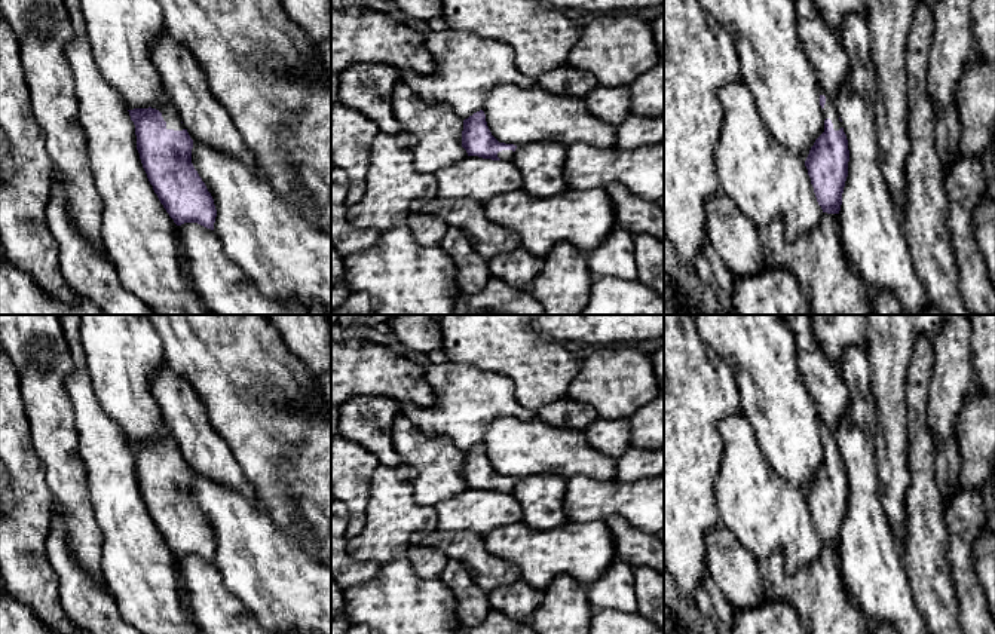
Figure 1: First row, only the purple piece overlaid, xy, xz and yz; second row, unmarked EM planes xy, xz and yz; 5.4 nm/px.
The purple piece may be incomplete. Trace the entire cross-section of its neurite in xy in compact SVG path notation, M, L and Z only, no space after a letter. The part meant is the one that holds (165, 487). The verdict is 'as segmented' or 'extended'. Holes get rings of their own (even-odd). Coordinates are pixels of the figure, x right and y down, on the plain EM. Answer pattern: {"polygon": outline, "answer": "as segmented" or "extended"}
{"polygon": "M160 434L149 441L128 444L135 457L137 483L143 500L160 536L178 558L190 613L202 634L297 634L261 627L247 606L226 589L214 563L217 549L214 532L192 496L193 472L181 456L175 438Z", "answer": "extended"}

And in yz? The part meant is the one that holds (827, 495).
{"polygon": "M728 416L717 423L723 439L722 466L716 480L719 520L757 561L781 551L789 573L818 560L824 545L839 546L848 509L849 483L842 453L833 432L820 417L818 428L824 462L803 493L774 471L746 416Z", "answer": "extended"}

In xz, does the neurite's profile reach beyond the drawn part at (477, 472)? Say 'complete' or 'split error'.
split error

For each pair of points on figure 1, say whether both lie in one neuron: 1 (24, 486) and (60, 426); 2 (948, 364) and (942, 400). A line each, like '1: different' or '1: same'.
1: different
2: same

